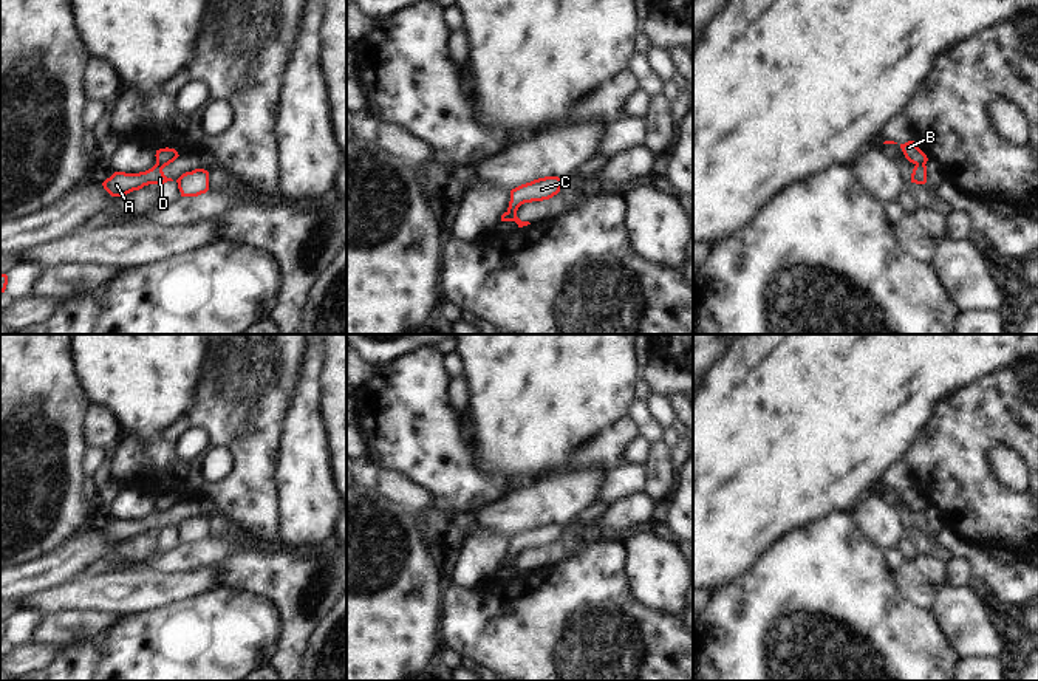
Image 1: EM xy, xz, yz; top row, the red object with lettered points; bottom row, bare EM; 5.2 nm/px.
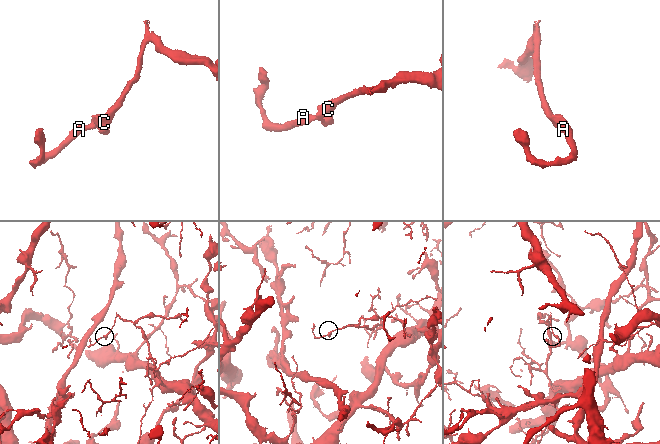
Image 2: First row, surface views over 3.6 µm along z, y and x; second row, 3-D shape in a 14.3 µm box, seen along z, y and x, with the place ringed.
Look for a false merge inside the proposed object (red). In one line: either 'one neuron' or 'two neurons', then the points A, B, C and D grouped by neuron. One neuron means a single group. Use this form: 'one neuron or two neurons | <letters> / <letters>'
two neurons | A D / B C

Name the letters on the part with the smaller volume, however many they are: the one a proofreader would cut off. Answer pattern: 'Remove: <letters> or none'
Remove: A, D

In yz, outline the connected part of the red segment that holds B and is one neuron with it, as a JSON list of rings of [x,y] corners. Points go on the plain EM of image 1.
[[[908,488],[905,491],[900,491],[900,495],[910,509],[927,511],[927,508],[928,508],[927,501],[917,494],[917,491],[914,488]]]

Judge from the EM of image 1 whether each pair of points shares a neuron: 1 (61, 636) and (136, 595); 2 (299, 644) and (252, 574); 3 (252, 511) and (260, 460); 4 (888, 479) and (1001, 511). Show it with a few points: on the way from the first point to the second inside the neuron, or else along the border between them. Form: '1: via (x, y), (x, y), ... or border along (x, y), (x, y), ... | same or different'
1: border along (67, 612), (109, 612), (121, 616) | different
2: via (299, 624), (294, 607), (273, 585) | same
3: via (256, 499), (256, 472) | same
4: border along (904, 458), (910, 469), (913, 486) | different

